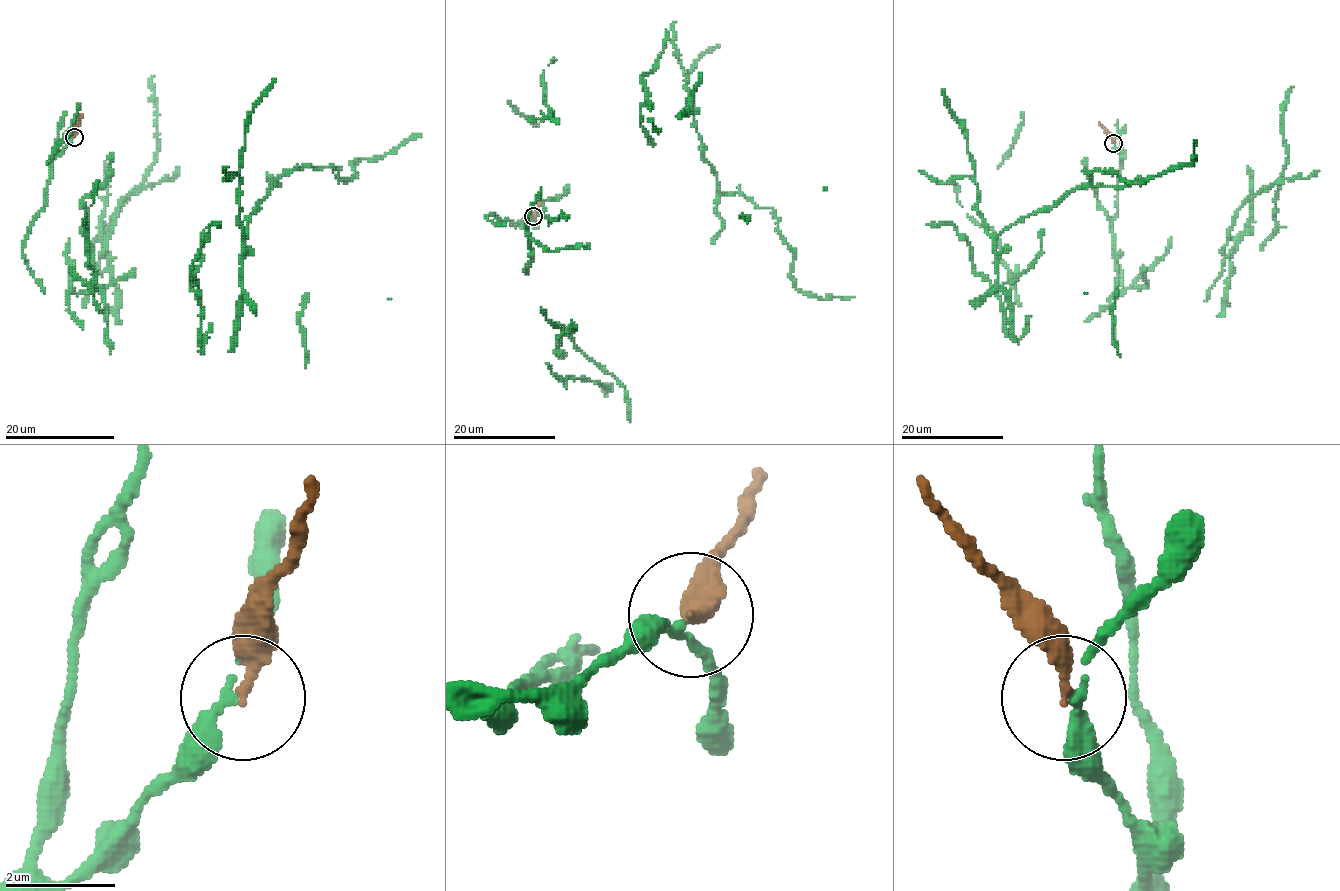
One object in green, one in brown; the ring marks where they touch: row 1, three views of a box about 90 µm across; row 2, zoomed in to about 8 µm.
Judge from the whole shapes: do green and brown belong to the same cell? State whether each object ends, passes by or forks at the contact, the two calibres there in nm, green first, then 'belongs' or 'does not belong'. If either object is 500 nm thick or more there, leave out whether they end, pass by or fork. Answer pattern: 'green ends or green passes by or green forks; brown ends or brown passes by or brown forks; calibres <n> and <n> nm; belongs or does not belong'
green passes by; brown ends; calibres 190 and 260 nm; does not belong

